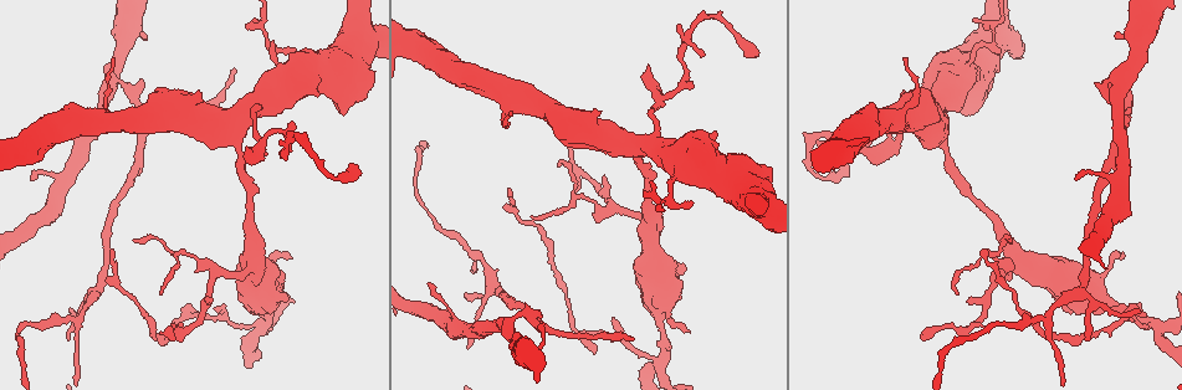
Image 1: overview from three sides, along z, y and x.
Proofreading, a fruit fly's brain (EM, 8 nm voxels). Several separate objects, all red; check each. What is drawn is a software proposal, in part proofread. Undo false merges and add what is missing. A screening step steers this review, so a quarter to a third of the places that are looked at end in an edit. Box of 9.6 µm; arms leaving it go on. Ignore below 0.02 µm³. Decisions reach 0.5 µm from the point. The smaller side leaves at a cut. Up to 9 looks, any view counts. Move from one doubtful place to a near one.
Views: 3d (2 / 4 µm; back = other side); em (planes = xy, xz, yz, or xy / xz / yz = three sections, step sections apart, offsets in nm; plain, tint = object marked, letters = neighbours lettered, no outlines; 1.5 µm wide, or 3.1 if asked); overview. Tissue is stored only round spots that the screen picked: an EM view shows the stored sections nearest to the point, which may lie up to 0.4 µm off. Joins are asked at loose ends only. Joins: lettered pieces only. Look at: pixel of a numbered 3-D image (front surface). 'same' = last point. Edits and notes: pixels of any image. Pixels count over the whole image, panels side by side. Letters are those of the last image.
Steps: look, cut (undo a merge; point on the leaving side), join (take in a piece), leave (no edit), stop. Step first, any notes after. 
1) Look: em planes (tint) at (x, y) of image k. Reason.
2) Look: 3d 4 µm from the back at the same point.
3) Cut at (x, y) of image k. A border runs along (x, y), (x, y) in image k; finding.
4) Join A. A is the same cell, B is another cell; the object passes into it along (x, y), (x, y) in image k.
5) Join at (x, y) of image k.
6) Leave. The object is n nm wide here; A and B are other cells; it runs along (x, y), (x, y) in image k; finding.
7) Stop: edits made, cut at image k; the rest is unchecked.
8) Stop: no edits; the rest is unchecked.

Look: 3d 4 µm at (113, 78) of image 1. Thick turns thin.

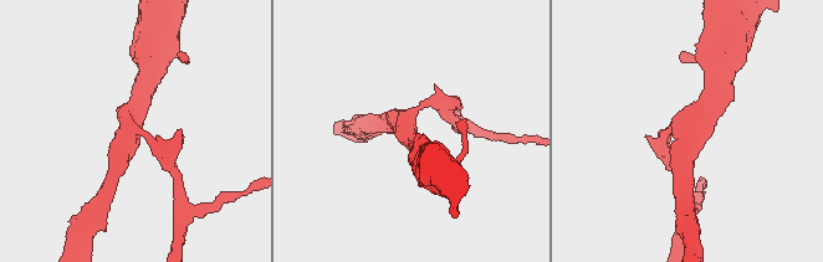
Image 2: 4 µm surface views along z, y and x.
Look: em planes (letters) at (687, 129) of image 2. 3 arms meet here; the arms are 220, 240, 340 nm wide.

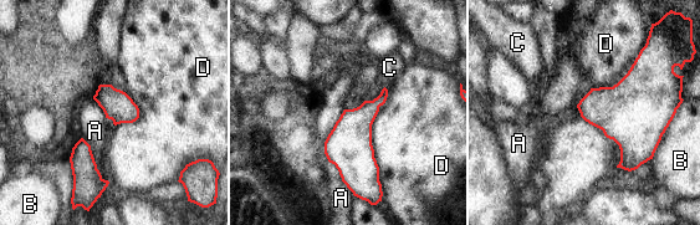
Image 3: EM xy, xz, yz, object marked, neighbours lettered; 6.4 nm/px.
Leave. A, B, C and D are other cells; one neuron here.

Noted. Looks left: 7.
Look: em planes (tint) at (819, 135) of image 1. Sharp bend.

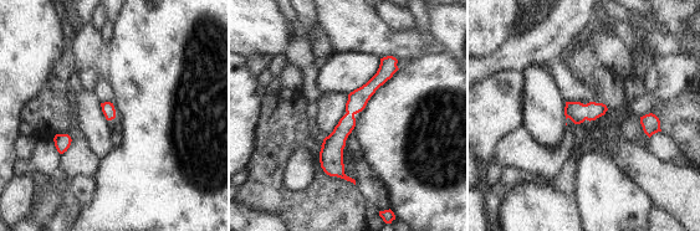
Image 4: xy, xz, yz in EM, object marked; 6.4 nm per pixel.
Look: em planes (letters) at the same point. See the neighbours.

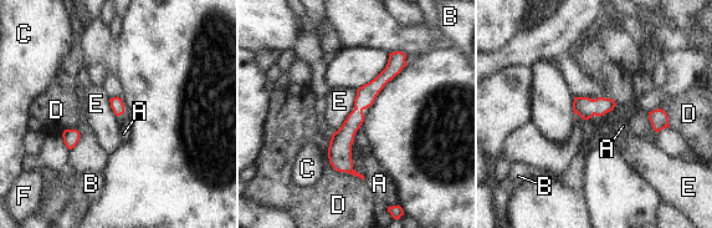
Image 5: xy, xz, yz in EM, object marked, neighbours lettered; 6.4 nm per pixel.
Leave. A, B, C, D, E and F are other cells; a border runs along (357, 90), (354, 109), (333, 133) in image 5; one neuron here.

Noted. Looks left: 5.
Look: 3d 4 µm at (634, 147) of image 1. Thin arm on a thick one.

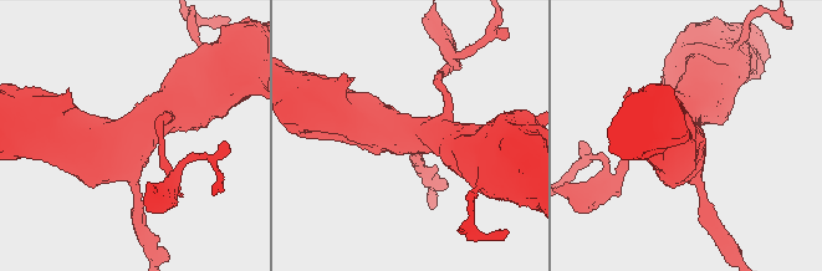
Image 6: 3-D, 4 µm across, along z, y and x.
Look: em planes (plain) at (407, 138) of image 6. 3 arms meet here; the arms are 160, 500, 700 nm wide; need the tissue.

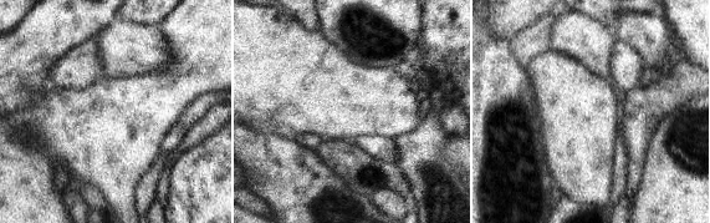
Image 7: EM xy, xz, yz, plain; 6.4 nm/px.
Look: em planes (letters) at the same point. What lies round it.

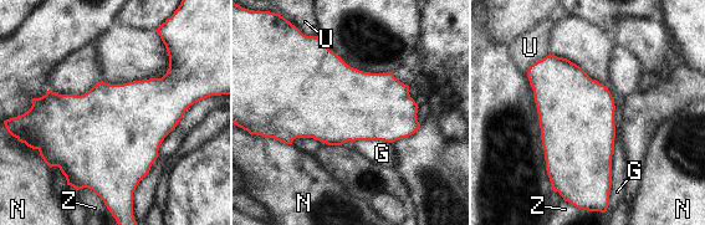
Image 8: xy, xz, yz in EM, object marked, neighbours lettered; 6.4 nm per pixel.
Leave. The object is 480 nm wide here; G, N, U and Z are other cells; a border runs along (616, 128), (612, 187), (608, 198) in image 8; continuous, no second neuron.

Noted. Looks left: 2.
Look: 3d 4 µm at (595, 352) of image 1. Tapers out.

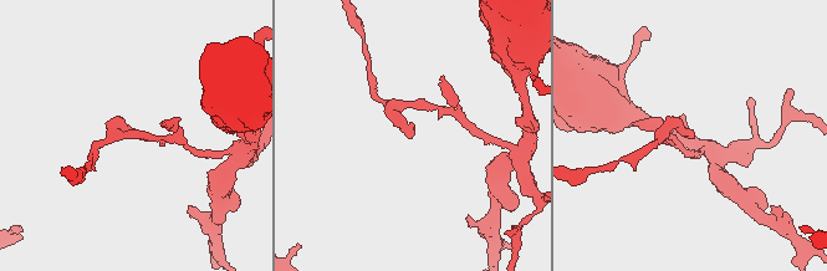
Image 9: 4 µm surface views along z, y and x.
Look: em yz step 4 (letters) at (411, 138) of image 9.

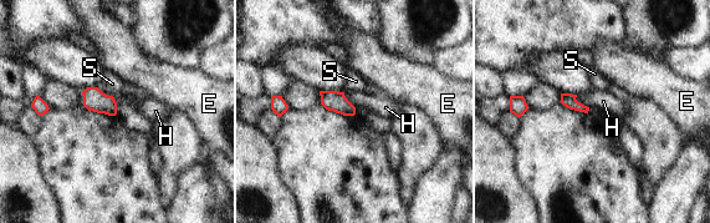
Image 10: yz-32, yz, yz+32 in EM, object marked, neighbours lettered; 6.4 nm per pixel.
Leave. The object is 90 nm wide here; E, H and S are other cells; a border runs along (576, 95), (580, 102), (590, 107) in image 10; none of them fits.

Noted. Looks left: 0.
Stop: no edits; the rest is unchecked.

